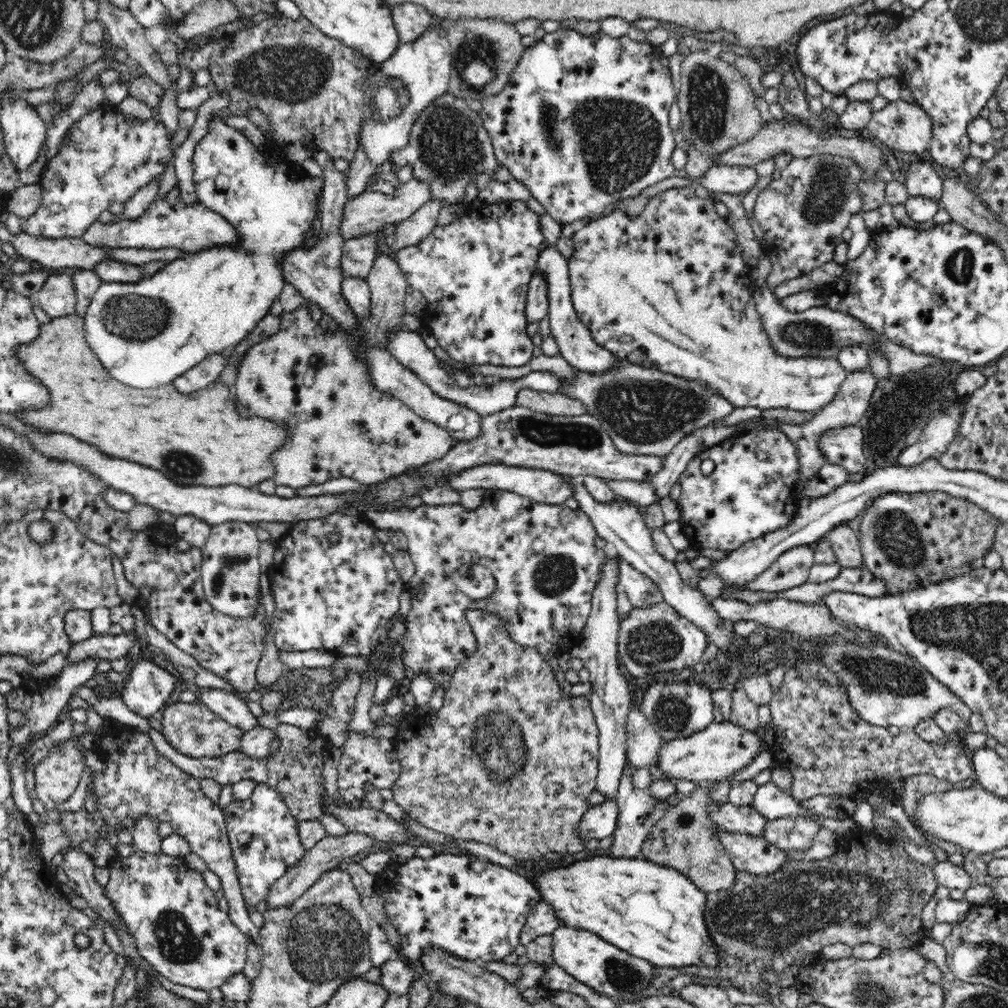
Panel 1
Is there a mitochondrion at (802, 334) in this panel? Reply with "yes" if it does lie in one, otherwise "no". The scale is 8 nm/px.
yes

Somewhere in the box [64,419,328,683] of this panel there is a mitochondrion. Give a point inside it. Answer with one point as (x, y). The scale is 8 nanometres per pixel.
(187, 466)

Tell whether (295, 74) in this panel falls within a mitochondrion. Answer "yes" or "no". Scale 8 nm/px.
yes

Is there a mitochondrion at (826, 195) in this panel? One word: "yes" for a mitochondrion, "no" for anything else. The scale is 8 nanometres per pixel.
yes

